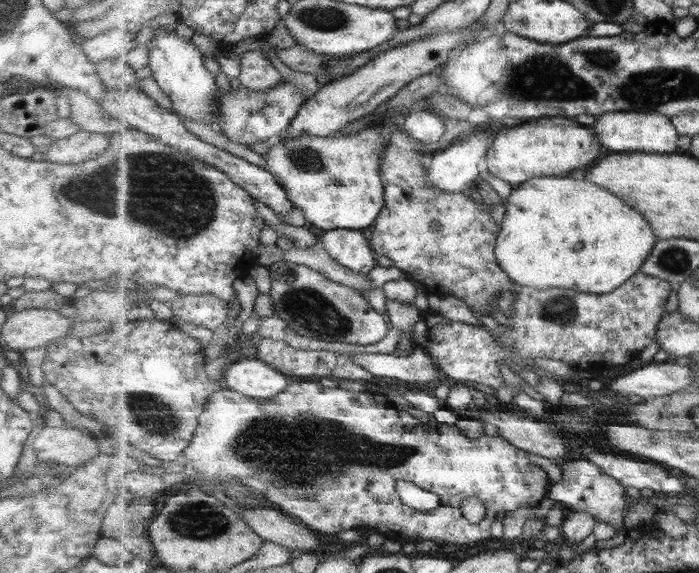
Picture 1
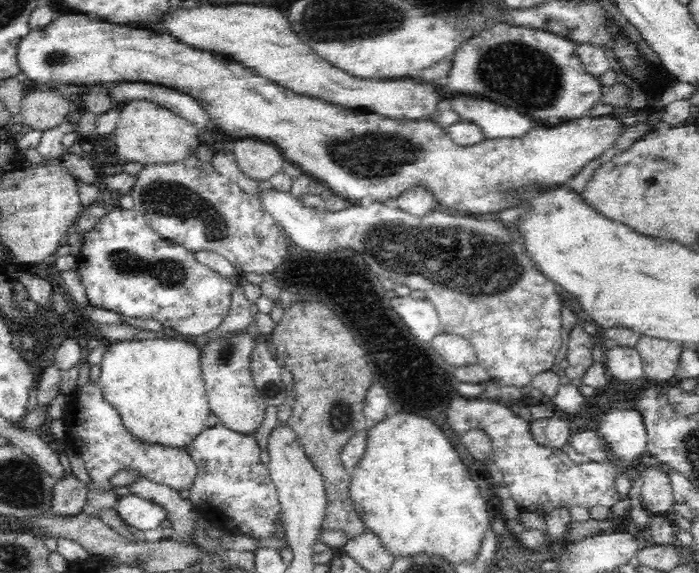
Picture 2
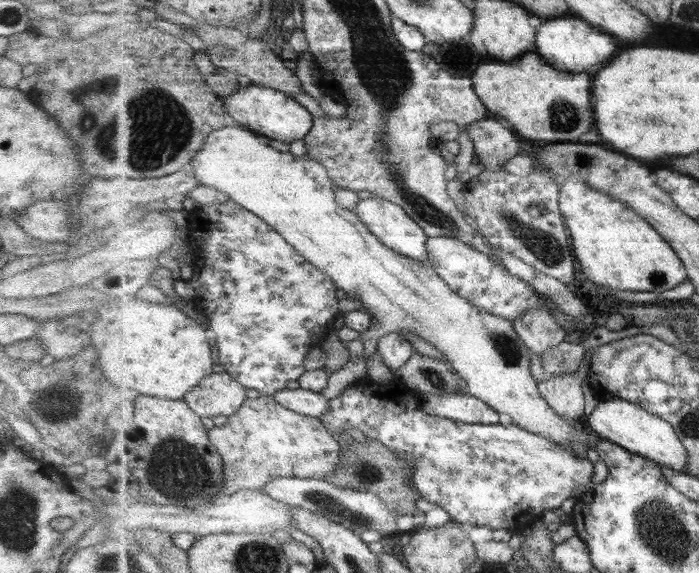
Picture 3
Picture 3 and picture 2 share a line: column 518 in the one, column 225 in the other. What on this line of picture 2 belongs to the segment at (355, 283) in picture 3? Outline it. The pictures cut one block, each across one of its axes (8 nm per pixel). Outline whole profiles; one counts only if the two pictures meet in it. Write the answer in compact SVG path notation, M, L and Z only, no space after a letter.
M232 332L226 336L210 338L201 346L202 375L205 381L209 406L226 427L252 434L258 430L264 420L267 405L257 394L255 379L252 376L252 354L256 349L256 338L248 332Z

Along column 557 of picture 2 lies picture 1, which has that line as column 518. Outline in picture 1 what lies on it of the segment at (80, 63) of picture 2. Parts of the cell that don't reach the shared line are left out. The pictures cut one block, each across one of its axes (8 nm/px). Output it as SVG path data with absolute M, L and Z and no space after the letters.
M541 118L529 124L499 129L493 146L485 156L484 168L486 173L504 180L510 184L512 189L515 189L535 177L566 177L573 170L593 164L601 154L603 154L603 146L591 128L581 126L579 122L571 118Z

